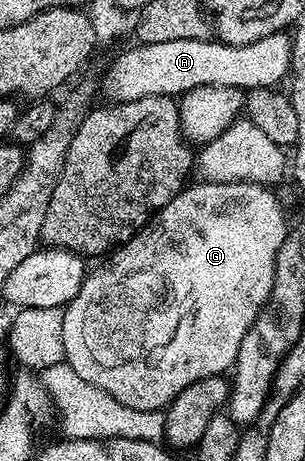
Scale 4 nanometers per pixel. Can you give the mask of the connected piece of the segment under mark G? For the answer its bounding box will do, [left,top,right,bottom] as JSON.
[62,182,289,411]

